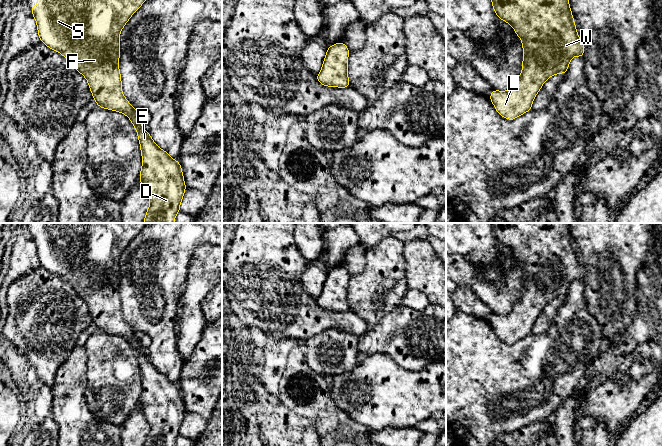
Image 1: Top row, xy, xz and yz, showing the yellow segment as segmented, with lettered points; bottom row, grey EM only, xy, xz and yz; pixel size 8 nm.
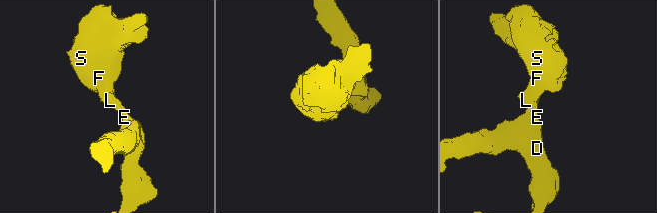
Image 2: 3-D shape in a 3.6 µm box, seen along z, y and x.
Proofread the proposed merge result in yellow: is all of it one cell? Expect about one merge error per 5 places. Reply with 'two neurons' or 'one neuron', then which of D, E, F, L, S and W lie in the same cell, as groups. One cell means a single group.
one neuron; groups D E F L S W

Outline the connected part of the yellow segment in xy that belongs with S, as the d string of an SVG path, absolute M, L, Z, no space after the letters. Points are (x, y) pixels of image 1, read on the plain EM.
M38 223L36 231L30 231L37 247L39 263L47 271L66 281L81 297L90 311L94 325L98 331L125 338L137 355L142 378L142 392L139 404L144 412L150 429L146 436L144 447L174 447L176 438L180 435L180 428L186 414L182 391L178 385L171 382L166 375L159 372L150 358L141 350L139 335L124 321L121 311L119 295L121 254L131 240L147 223Z

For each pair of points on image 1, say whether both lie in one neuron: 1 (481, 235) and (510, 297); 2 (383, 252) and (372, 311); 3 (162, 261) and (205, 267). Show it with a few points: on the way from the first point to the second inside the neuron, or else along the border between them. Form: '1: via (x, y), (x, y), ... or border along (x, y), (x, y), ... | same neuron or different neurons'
1: border along (498, 257), (503, 270), (503, 280), (489, 283) | different neurons
2: via (383, 267), (382, 285), (372, 296) | same neuron
3: border along (200, 244), (189, 262), (184, 288) | different neurons

